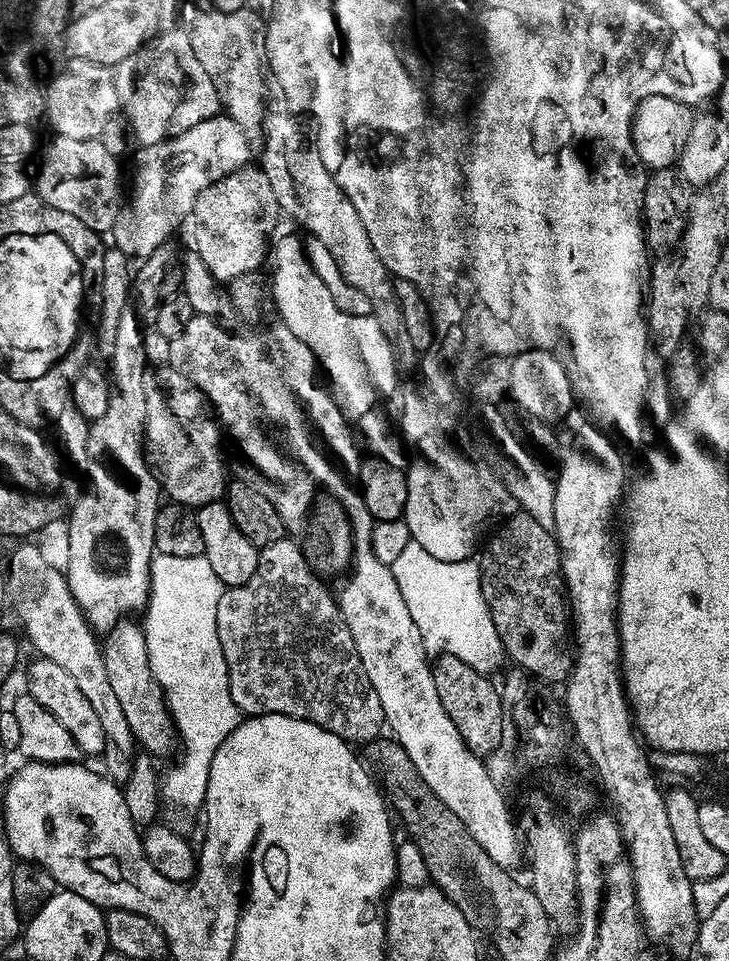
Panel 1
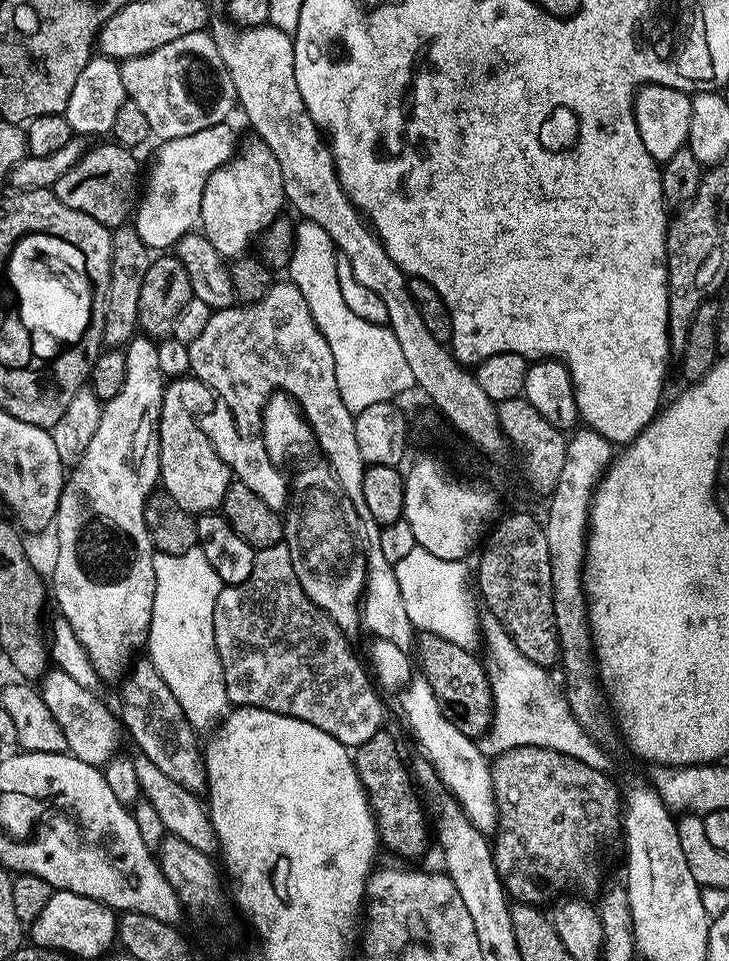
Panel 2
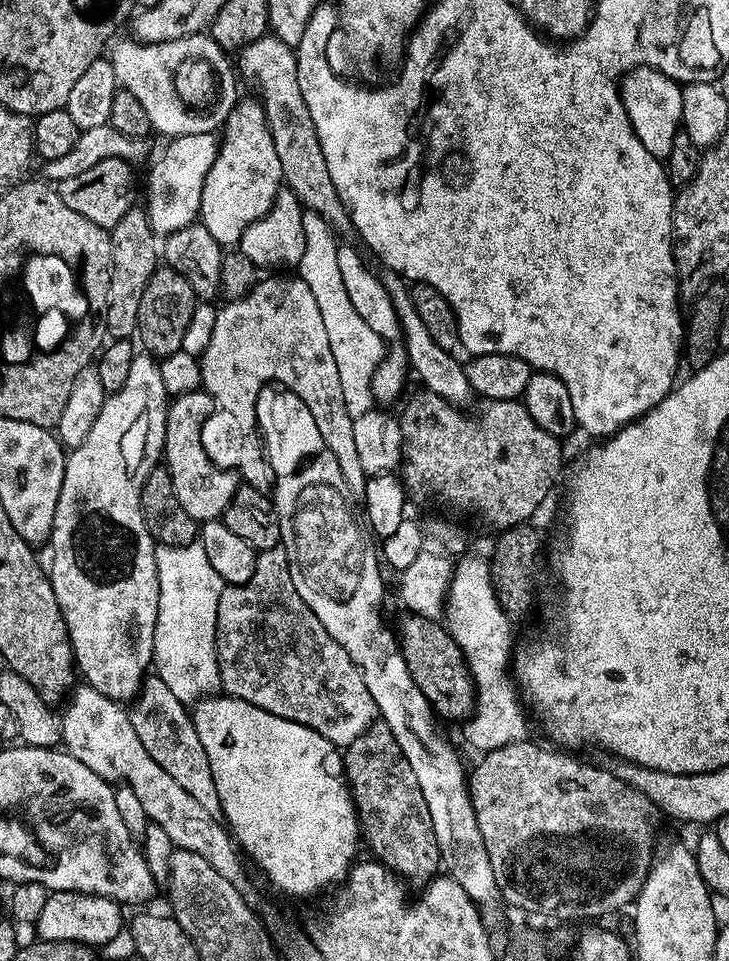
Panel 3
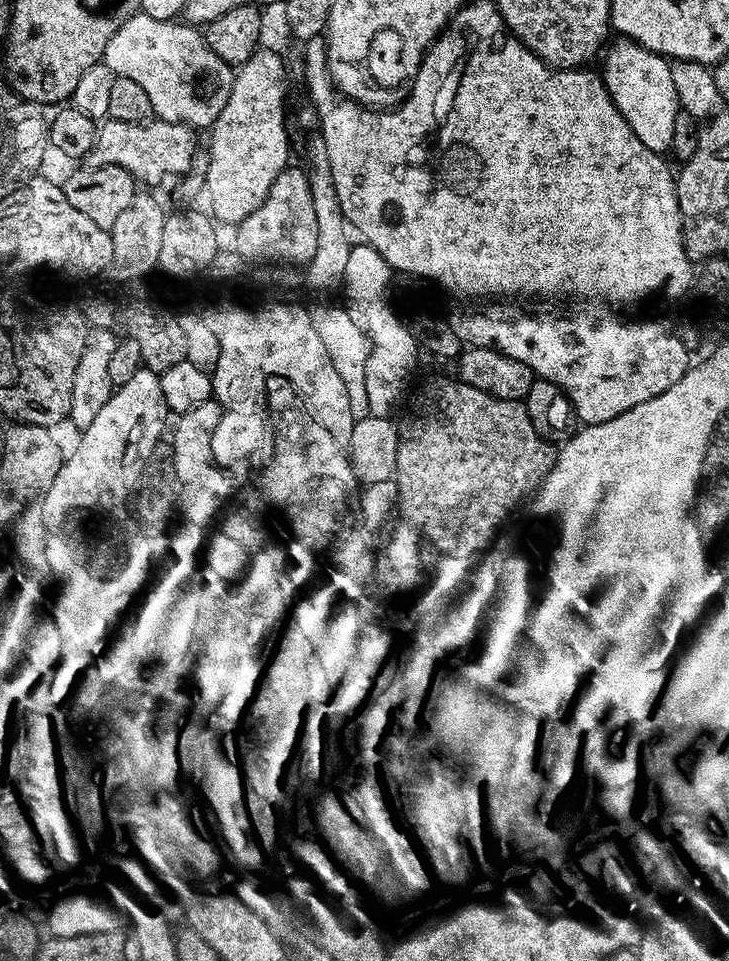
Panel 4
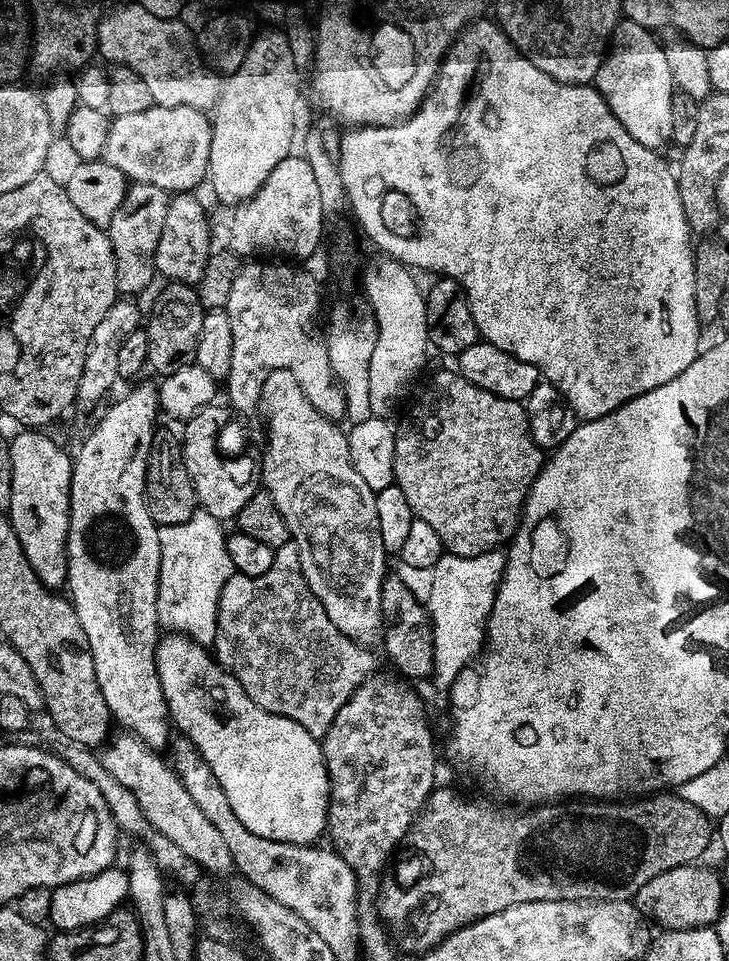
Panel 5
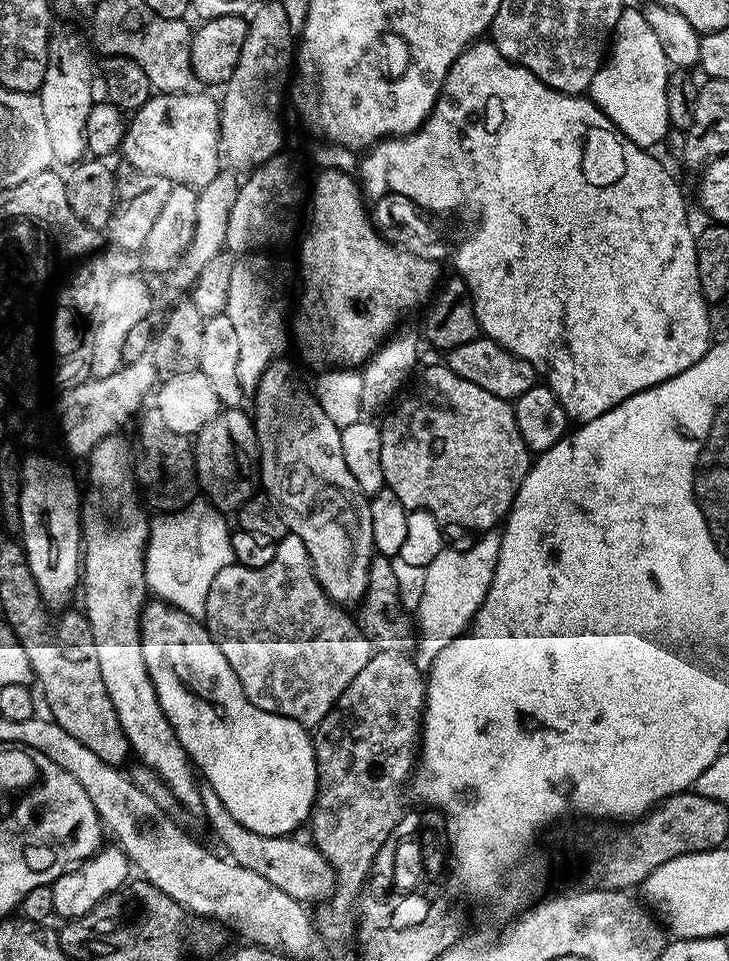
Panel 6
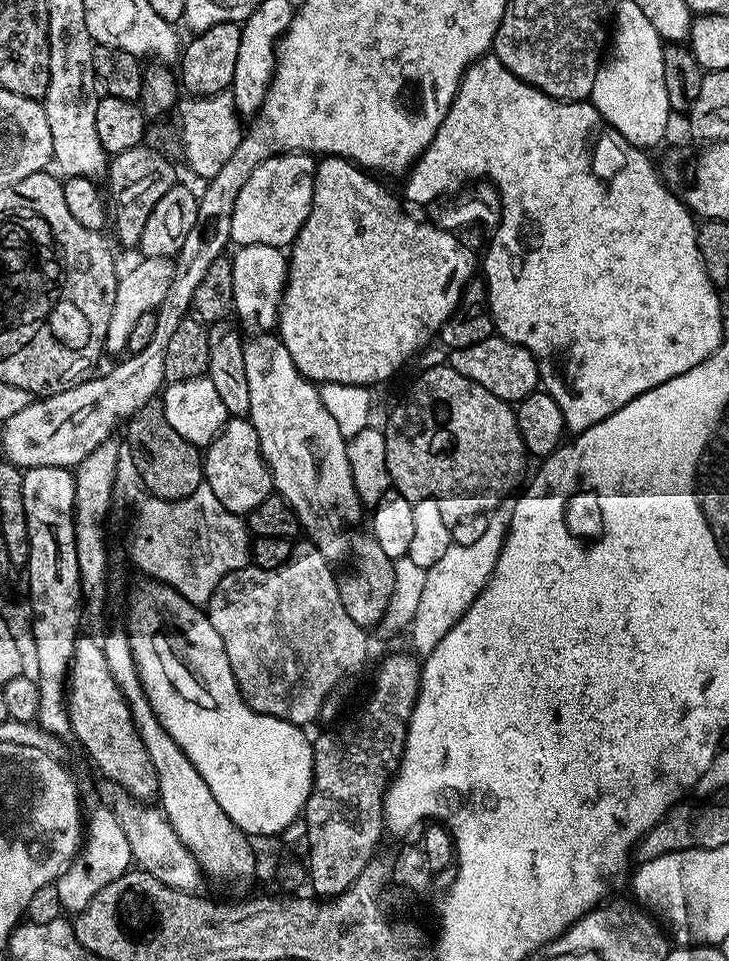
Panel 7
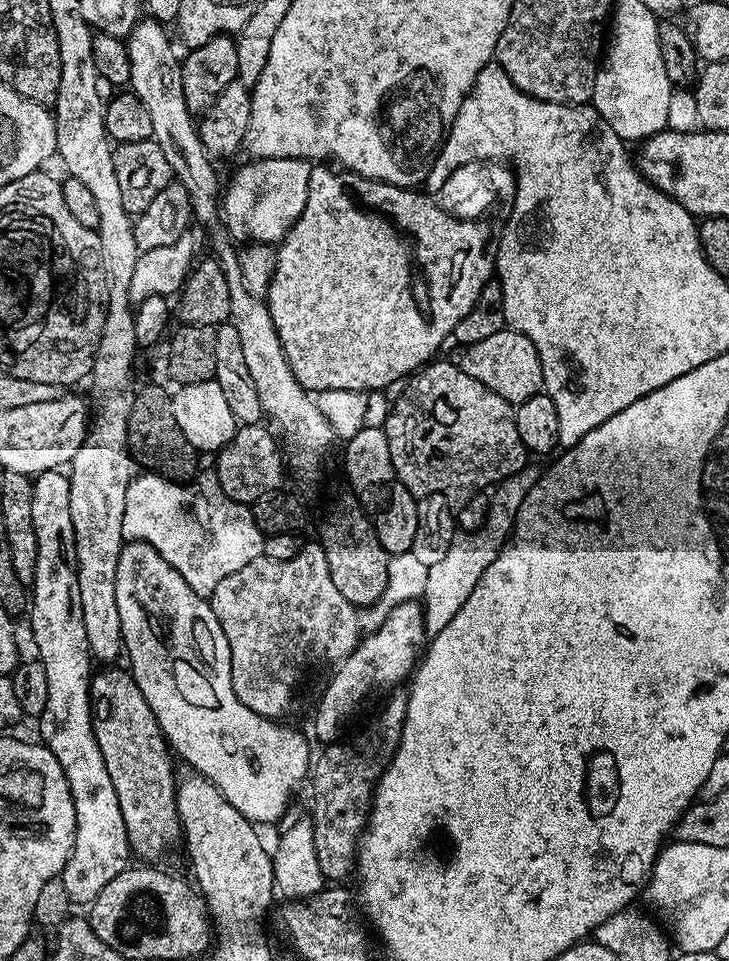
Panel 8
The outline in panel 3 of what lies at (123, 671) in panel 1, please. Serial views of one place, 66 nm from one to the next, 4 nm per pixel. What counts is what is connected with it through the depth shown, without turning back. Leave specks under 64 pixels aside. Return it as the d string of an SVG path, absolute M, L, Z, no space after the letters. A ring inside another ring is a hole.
M155 674L149 675L140 686L135 700L131 701L128 714L134 730L142 746L190 794L199 804L214 817L221 815L218 788L214 786L214 774L210 770L210 758L206 758L206 750L202 746L202 738L198 738L198 730L194 726L189 709L178 698L174 698L174 690L162 682Z

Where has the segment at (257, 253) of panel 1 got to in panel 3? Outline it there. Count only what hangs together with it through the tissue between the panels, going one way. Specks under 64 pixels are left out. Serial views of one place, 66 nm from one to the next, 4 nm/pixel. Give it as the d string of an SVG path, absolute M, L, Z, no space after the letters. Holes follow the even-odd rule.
M244 97L239 99L223 122L216 158L203 180L202 198L200 199L198 213L200 222L217 243L221 246L232 246L239 243L245 228L267 215L282 188L281 172L282 166L273 144L273 138L270 137L268 123L265 122L263 105L253 97L252 99L244 99Z

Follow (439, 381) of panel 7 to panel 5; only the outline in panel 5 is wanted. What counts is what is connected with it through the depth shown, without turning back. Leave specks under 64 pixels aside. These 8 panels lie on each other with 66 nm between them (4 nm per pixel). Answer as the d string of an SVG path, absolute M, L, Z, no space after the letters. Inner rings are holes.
M458 371L436 372L420 388L420 393L416 396L416 401L404 412L404 417L400 420L400 425L395 425L396 441L394 442L394 482L406 494L406 502L410 502L410 510L413 517L422 522L426 522L431 530L438 536L443 544L445 553L452 553L458 556L476 556L483 552L497 551L516 532L520 520L516 515L524 508L524 503L530 500L528 491L530 482L538 478L546 463L545 449L539 448L534 442L532 431L528 429L528 413L524 411L524 405L519 400L507 400L499 397L498 394L491 393L490 390L480 389L473 382L468 382L466 378L460 376Z

